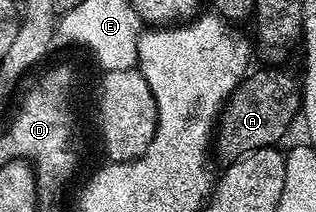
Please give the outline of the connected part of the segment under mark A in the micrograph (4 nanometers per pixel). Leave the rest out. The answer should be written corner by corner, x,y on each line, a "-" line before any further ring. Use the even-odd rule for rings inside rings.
270,68
259,74
251,73
230,94
230,99
218,115
216,133
212,139
213,149
227,163
248,156
265,146
277,147
278,141
290,130
290,125
300,114
300,82
286,68

